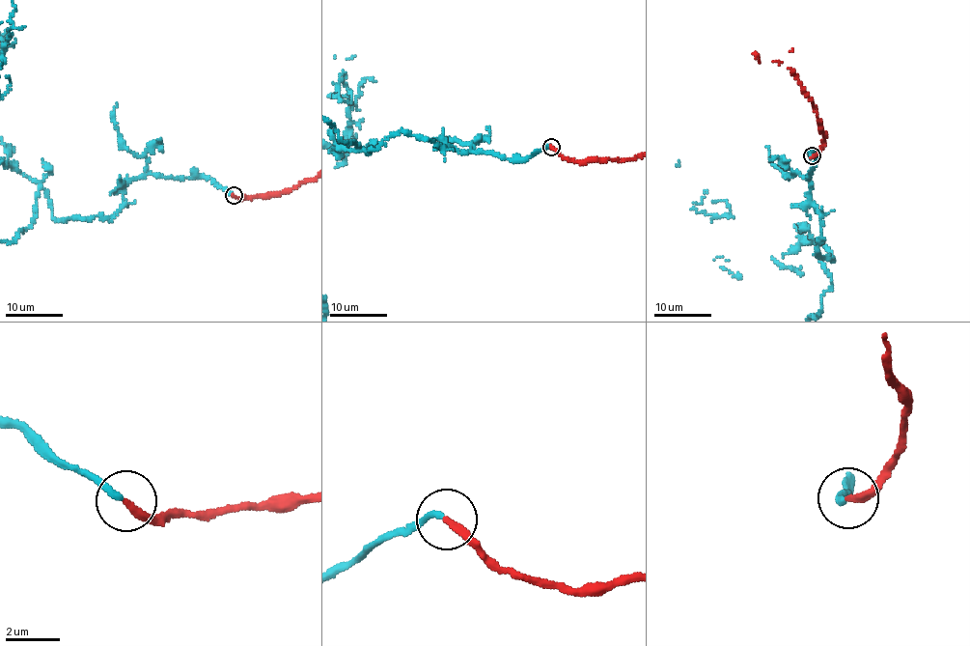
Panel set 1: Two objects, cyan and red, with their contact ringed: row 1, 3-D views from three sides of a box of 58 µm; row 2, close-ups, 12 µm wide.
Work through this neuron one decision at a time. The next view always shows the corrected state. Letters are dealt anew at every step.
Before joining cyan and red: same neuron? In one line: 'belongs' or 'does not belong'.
belongs

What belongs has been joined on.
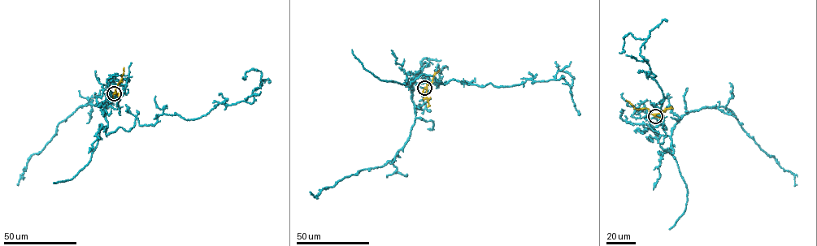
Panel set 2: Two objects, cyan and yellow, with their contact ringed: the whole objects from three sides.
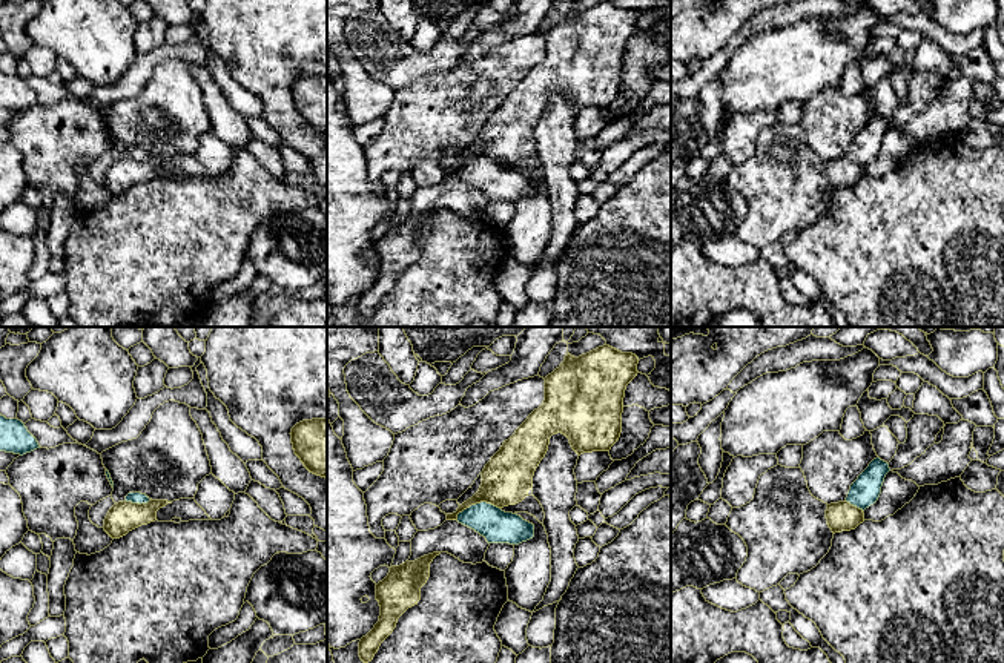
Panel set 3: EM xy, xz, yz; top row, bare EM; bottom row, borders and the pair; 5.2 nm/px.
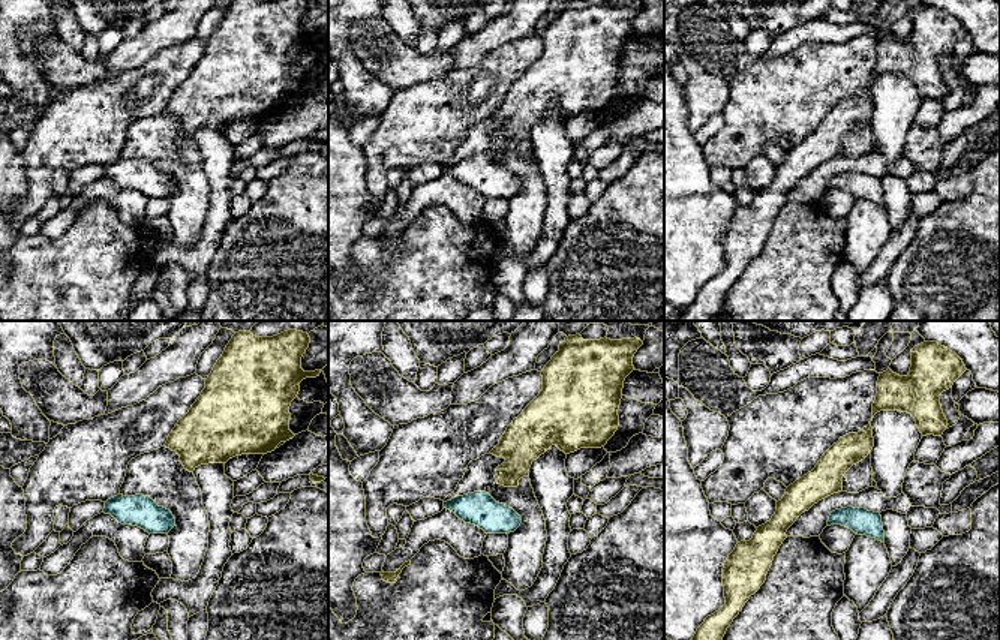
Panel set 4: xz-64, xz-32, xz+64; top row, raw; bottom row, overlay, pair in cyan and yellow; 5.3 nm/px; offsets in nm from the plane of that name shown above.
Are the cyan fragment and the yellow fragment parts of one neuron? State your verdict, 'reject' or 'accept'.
reject

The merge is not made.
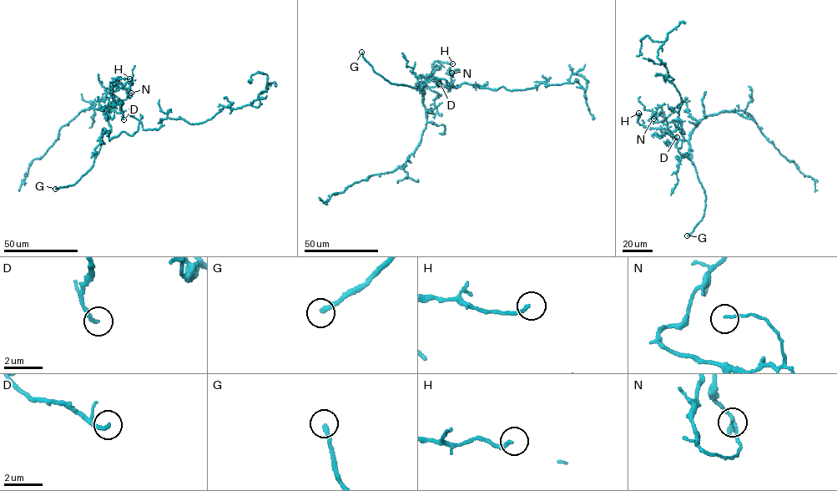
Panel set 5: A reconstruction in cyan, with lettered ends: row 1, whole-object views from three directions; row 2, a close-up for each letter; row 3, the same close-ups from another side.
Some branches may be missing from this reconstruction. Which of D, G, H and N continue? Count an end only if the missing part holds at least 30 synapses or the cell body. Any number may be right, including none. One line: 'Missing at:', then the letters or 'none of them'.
Missing at: G

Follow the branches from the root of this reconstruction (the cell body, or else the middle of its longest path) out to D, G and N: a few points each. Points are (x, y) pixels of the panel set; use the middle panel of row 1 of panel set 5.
D: (440, 78), (433, 78), (422, 85), (422, 94), (421, 87), (428, 77), (439, 79), (439, 83)
G: (440, 78), (428, 81), (422, 85), (424, 90), (417, 90), (416, 86), (392, 83), (375, 73), (361, 52)
N: (440, 78), (422, 85), (423, 95), (417, 88), (448, 86), (450, 68), (451, 73)

